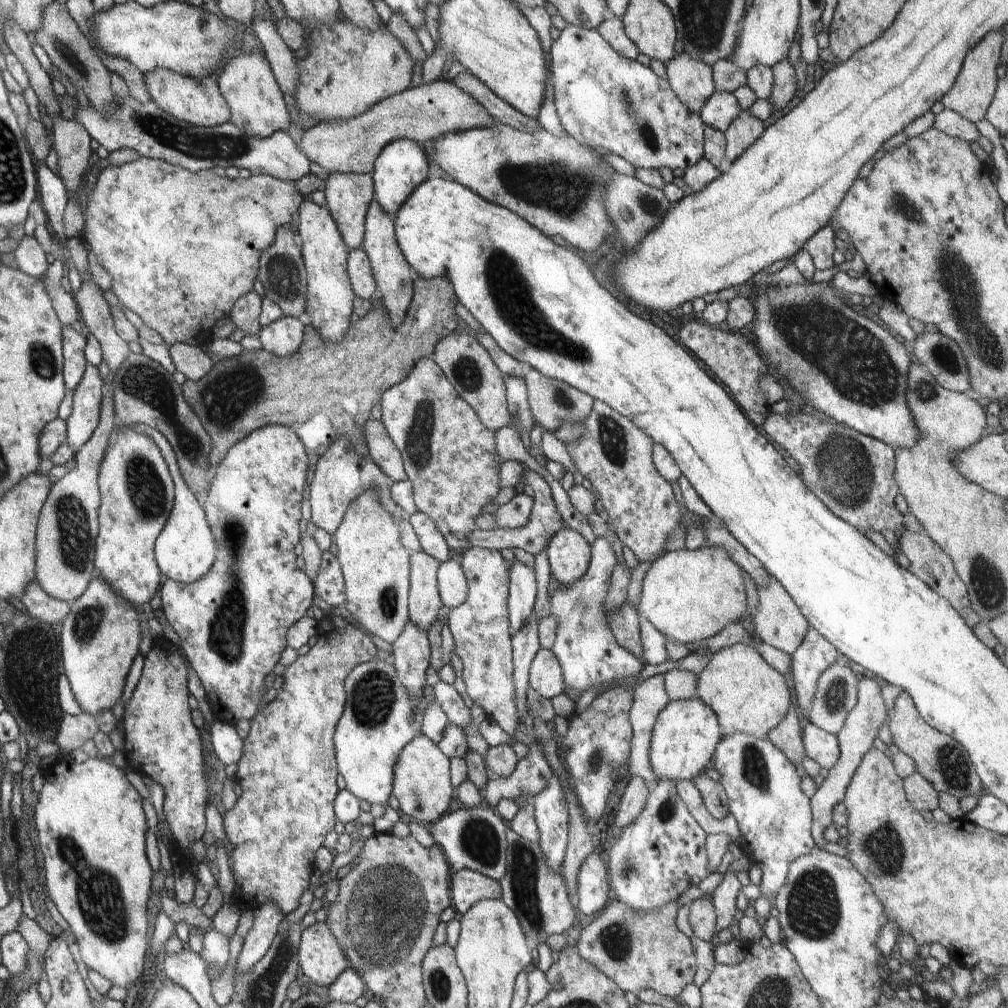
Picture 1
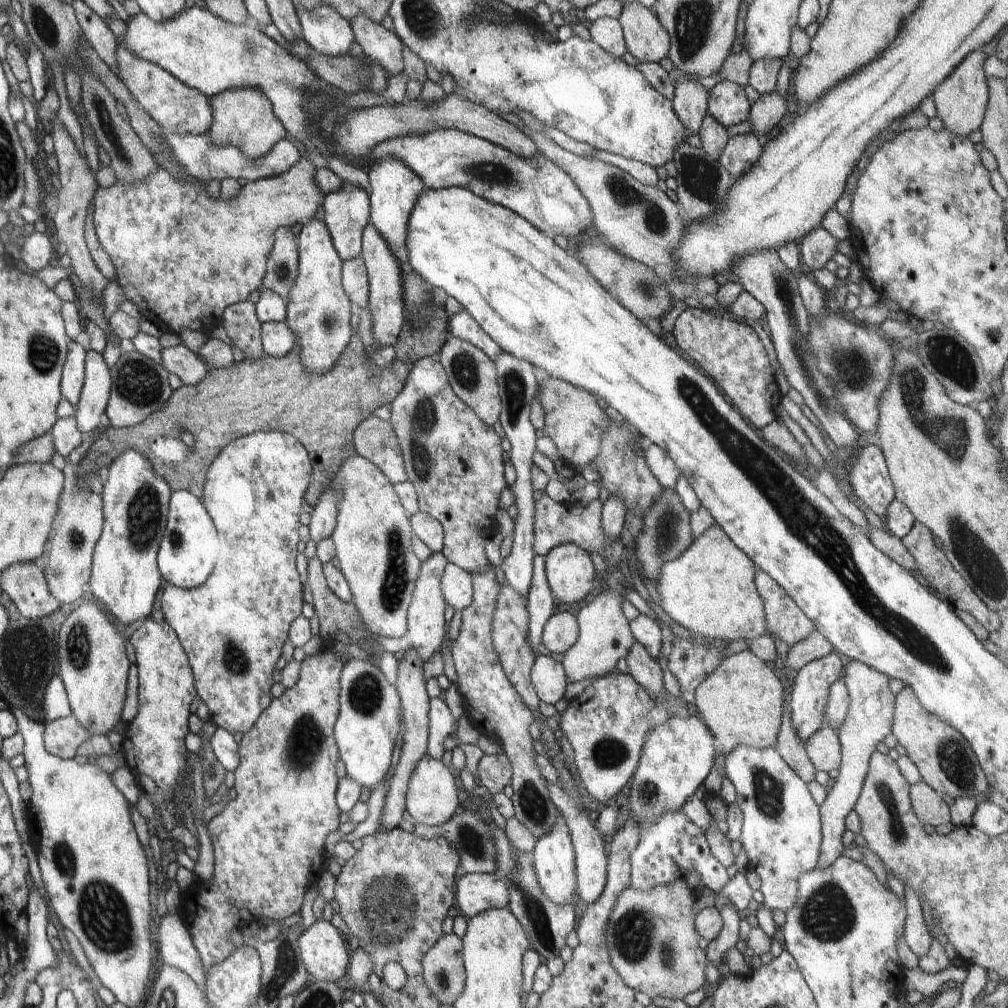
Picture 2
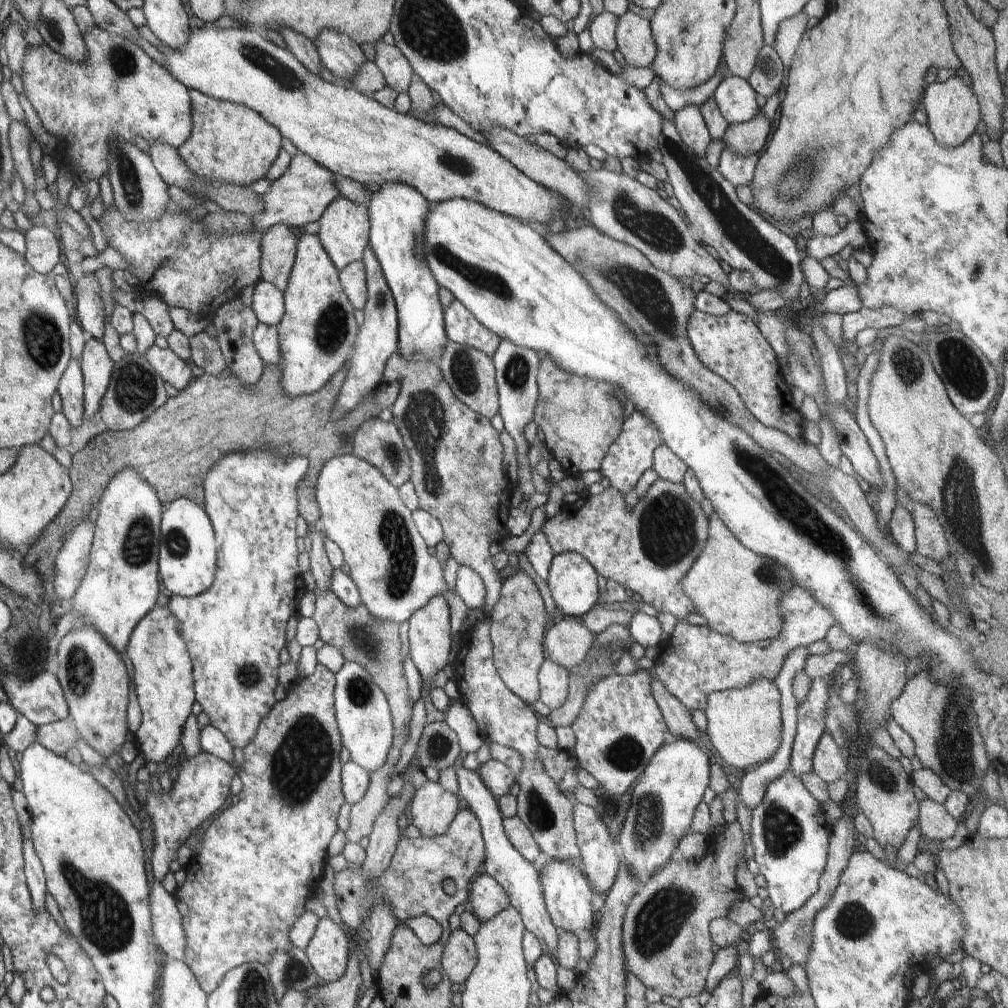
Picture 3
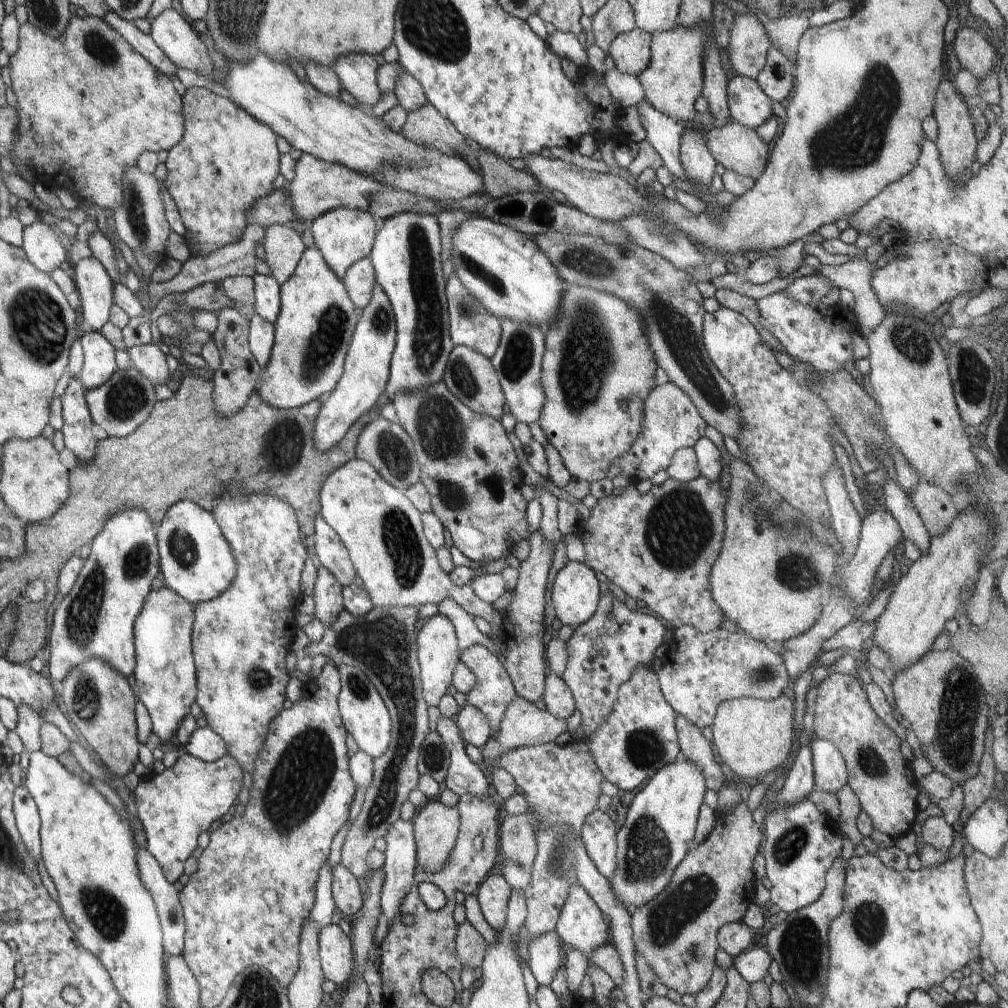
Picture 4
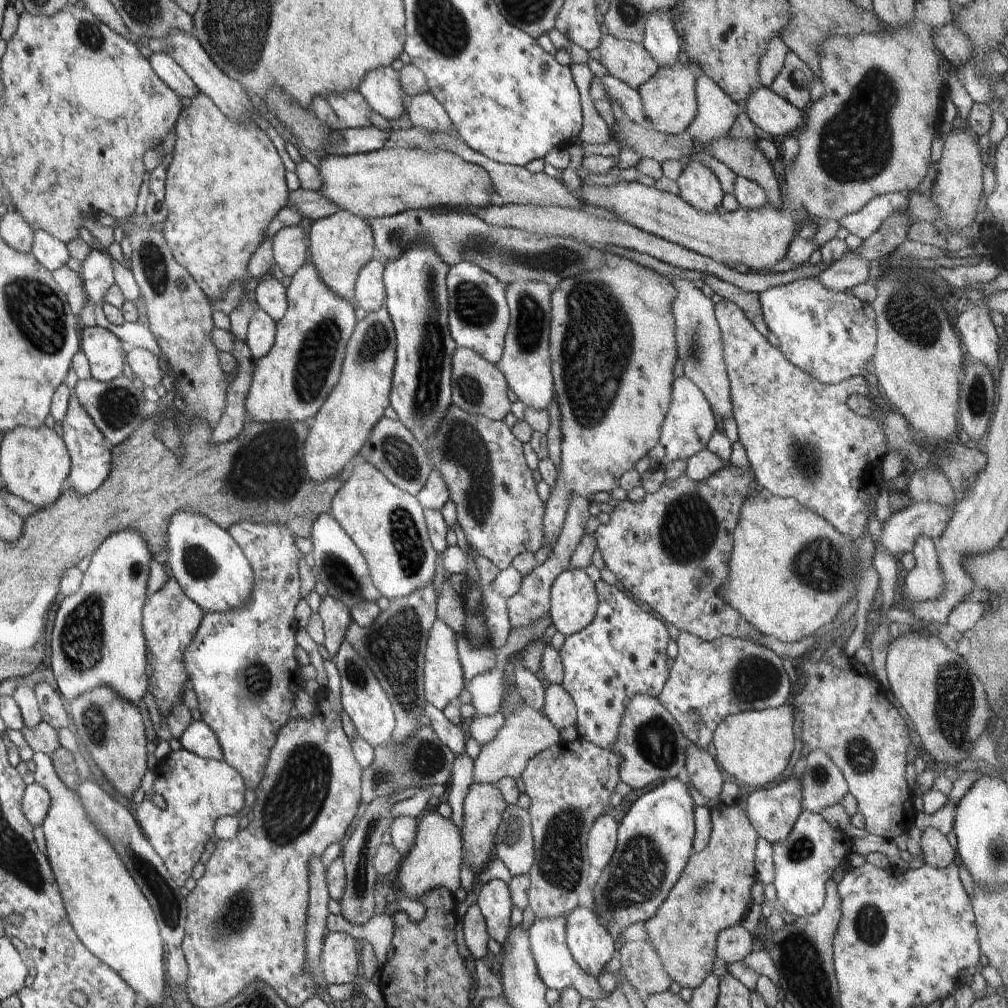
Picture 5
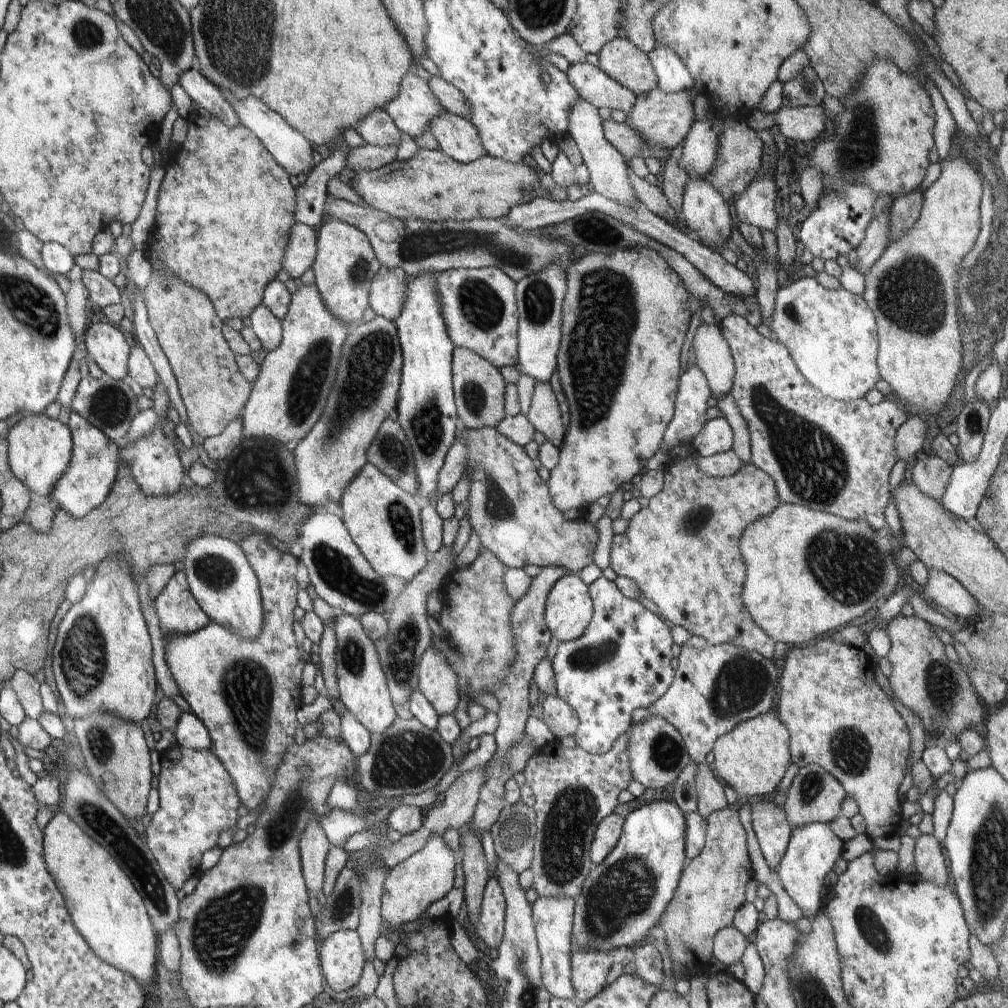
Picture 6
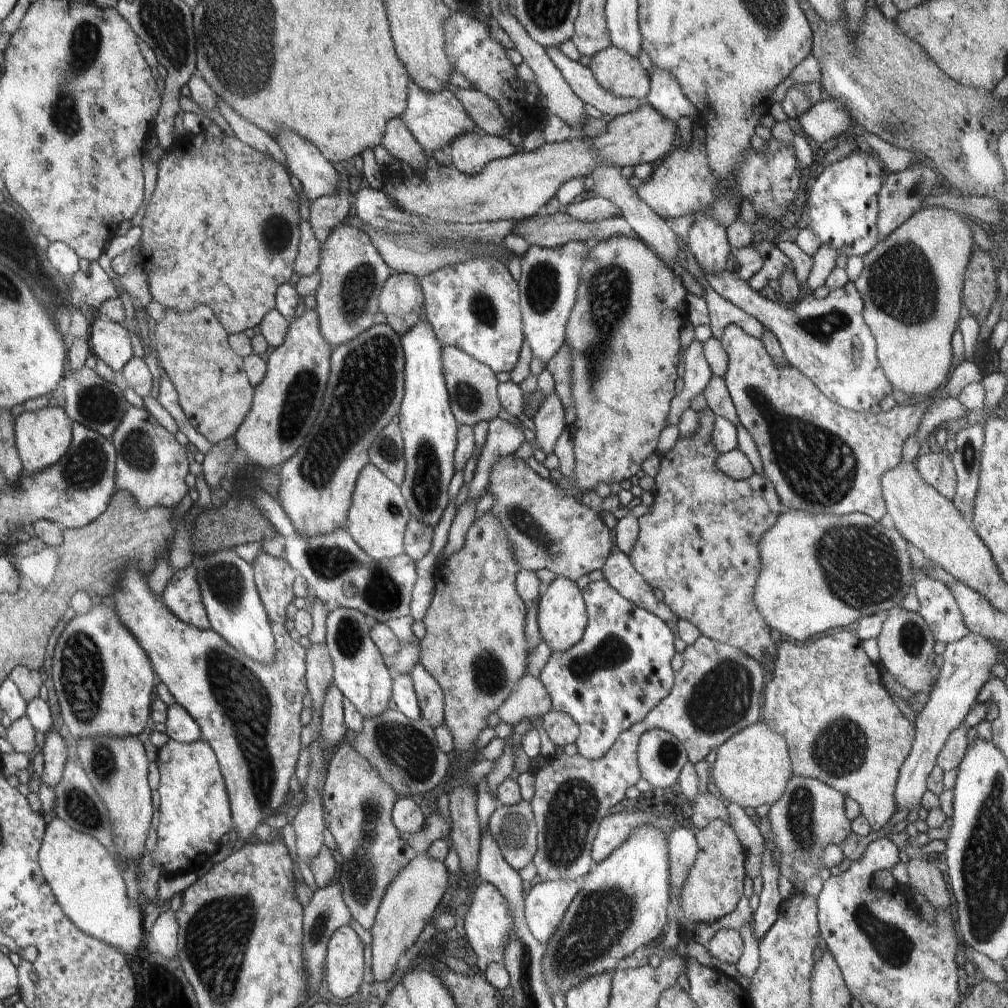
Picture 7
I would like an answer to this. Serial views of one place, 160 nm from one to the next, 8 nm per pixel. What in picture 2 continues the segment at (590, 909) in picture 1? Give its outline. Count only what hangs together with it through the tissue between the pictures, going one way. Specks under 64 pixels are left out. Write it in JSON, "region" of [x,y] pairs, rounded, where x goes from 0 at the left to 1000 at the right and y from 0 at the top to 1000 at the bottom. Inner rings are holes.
{"region":[[[544,775],[543,783],[545,784],[546,792],[550,795],[552,802],[560,811],[560,815],[564,821],[570,845],[572,888],[584,898],[596,890],[602,874],[603,849],[599,844],[597,828],[584,811],[583,803],[578,801],[569,791],[566,791],[560,783]]]}

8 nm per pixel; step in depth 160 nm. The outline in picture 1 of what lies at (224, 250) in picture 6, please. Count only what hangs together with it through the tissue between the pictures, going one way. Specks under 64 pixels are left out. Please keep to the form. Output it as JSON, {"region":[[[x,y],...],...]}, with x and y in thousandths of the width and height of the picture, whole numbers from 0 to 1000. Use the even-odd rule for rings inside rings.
{"region":[[[260,52],[233,57],[222,63],[213,77],[218,91],[228,108],[227,121],[249,136],[266,137],[272,131],[285,131],[289,115],[272,77],[271,69]]]}

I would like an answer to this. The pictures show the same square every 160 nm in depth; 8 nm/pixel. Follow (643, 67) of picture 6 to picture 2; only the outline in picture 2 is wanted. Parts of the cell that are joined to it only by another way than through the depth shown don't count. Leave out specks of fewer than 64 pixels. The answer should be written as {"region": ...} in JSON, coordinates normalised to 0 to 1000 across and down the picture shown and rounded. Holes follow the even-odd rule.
{"region":[[[622,1],[618,5],[614,23],[622,52],[633,63],[653,63],[662,56],[665,37],[647,9]]]}

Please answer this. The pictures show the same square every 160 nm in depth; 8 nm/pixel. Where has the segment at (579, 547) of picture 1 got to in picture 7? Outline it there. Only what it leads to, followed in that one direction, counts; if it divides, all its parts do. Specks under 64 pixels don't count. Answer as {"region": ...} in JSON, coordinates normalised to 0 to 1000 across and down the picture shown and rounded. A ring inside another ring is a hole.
{"region":[[[553,572],[540,581],[533,597],[533,618],[539,636],[549,647],[562,647],[573,639],[577,635],[582,617],[581,600],[570,577]]]}

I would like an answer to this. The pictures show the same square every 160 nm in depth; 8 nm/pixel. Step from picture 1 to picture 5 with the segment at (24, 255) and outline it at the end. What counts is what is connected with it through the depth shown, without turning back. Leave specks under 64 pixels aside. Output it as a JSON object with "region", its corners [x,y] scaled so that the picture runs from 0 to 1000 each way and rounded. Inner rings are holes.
{"region":[[[36,229],[31,250],[50,270],[62,266],[70,257],[65,243],[44,229]]]}

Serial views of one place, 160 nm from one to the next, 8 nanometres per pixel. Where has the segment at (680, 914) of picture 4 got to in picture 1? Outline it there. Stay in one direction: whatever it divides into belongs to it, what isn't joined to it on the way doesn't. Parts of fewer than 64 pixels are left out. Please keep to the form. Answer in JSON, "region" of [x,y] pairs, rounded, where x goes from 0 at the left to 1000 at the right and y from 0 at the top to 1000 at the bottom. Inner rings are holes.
{"region":[[[611,890],[604,892],[603,897],[576,924],[571,935],[574,945],[618,983],[632,987],[639,980],[647,980],[673,992],[680,978],[687,976],[691,963],[686,933],[671,918],[673,902],[672,894],[665,894],[638,906],[626,902]]]}

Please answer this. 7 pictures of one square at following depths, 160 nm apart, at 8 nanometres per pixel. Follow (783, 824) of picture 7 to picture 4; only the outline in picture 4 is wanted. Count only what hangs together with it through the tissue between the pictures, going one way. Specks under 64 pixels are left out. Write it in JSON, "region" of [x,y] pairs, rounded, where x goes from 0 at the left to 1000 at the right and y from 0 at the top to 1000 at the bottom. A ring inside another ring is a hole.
{"region":[[[806,732],[807,771],[812,783],[830,787],[840,778],[840,762],[833,745],[823,735]]]}

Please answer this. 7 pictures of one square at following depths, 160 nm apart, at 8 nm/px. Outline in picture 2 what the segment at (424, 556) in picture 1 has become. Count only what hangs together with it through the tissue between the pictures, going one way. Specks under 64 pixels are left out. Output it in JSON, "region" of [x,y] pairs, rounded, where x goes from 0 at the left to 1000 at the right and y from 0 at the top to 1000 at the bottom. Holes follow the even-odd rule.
{"region":[[[438,548],[429,549],[429,552],[423,558],[418,559],[417,569],[412,577],[412,584],[404,607],[403,629],[395,634],[372,631],[372,635],[376,637],[381,645],[393,650],[397,650],[401,646],[411,645],[420,658],[425,657],[437,645],[438,635],[443,631],[440,623],[440,605],[442,605],[443,597],[439,592],[438,573],[444,559]]]}

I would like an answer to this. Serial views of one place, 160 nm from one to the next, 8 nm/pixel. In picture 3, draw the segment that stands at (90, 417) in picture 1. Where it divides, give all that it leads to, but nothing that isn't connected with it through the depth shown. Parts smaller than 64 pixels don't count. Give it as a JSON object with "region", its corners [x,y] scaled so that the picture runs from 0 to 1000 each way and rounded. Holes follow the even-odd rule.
{"region":[[[89,333],[84,339],[81,355],[78,357],[84,383],[84,415],[92,414],[98,408],[101,394],[109,379],[112,360],[101,337]]]}

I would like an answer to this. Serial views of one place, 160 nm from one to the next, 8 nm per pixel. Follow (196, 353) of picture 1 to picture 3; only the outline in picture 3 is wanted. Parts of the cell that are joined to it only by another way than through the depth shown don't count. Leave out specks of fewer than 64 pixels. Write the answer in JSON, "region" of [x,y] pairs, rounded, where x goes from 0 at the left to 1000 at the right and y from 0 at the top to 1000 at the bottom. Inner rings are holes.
{"region":[[[151,342],[142,354],[163,379],[171,381],[177,388],[183,387],[191,376],[187,359],[177,355],[168,345],[160,346]]]}

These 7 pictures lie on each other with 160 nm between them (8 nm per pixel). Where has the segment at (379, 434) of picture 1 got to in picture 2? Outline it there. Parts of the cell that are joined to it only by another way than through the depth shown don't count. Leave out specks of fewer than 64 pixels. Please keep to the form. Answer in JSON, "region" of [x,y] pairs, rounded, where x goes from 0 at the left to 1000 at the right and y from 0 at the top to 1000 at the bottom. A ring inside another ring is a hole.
{"region":[[[376,414],[360,417],[350,429],[352,447],[374,462],[389,479],[404,476],[400,450],[386,418]]]}

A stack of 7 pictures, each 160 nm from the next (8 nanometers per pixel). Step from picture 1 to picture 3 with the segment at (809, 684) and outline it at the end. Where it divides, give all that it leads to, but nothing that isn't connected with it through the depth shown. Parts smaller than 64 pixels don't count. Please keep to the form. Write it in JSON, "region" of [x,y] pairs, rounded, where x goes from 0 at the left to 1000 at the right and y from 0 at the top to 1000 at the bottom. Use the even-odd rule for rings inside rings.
{"region":[[[823,672],[808,674],[800,694],[791,698],[791,727],[783,758],[789,771],[807,764],[807,748],[819,724],[818,706],[824,678]]]}

